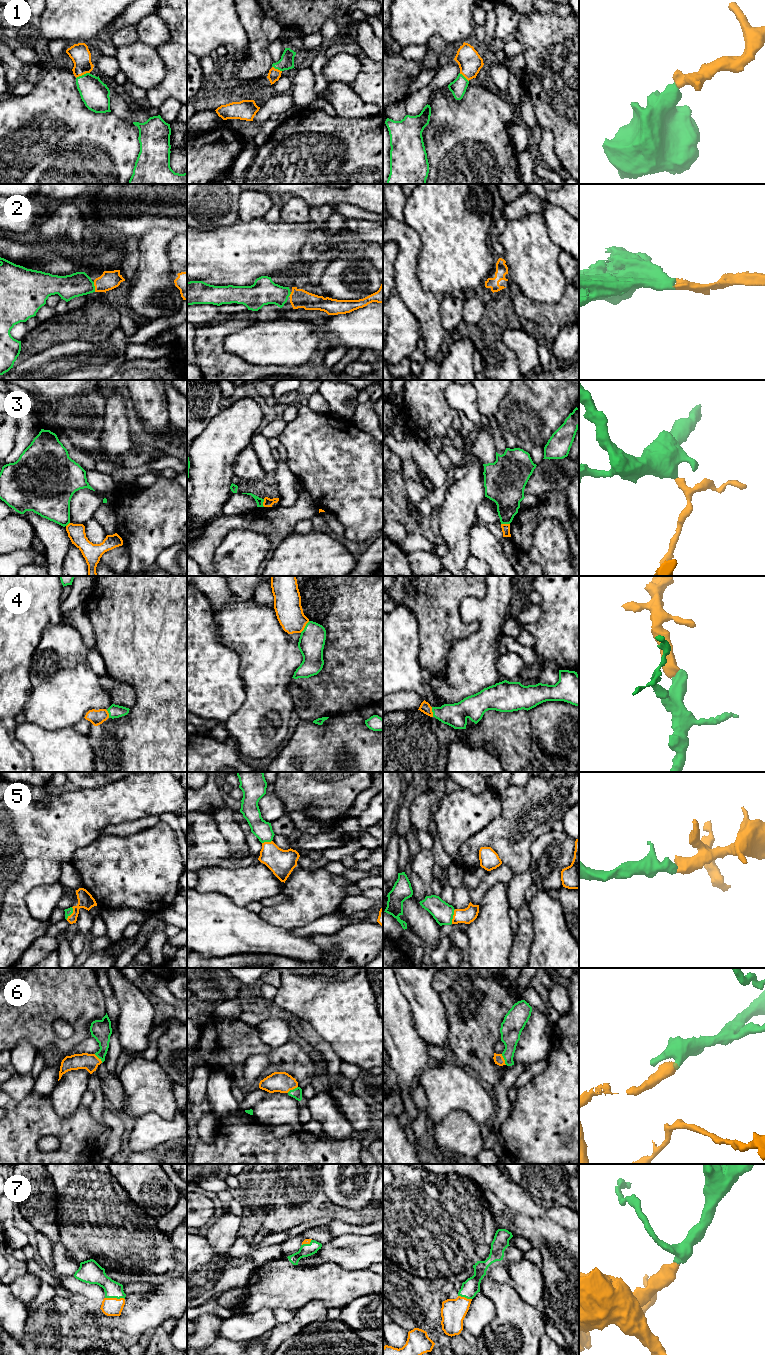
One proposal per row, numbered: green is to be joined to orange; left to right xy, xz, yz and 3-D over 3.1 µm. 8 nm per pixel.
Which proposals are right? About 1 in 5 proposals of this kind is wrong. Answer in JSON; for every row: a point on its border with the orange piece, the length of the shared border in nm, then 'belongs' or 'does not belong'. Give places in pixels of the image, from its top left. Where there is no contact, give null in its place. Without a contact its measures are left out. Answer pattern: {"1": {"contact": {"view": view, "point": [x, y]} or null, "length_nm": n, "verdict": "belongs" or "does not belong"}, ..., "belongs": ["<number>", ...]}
{"1": {"contact": {"view": "xy", "point": [82, 74]}, "length_nm": 120, "verdict": "belongs"}, "2": {"contact": {"view": "xy", "point": [95, 287]}, "length_nm": 80, "verdict": "belongs"}, "3": {"contact": {"view": "yz", "point": [505, 524]}, "length_nm": 70, "verdict": "does not belong"}, "4": {"contact": {"view": "xz", "point": [304, 627]}, "length_nm": 120, "verdict": "belongs"}, "5": {"contact": {"view": "yz", "point": [453, 916]}, "length_nm": 120, "verdict": "belongs"}, "6": {"contact": {"view": "yz", "point": [503, 1059]}, "length_nm": 100, "verdict": "belongs"}, "7": {"contact": {"view": "xy", "point": [115, 1298]}, "length_nm": 160, "verdict": "belongs"}, "belongs": ["1", "2", "4", "5", "6", "7"]}

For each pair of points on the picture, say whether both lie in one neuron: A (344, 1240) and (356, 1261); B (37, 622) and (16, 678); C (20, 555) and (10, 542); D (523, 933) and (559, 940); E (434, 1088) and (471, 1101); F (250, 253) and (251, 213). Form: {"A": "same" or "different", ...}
{"A": "different", "B": "same", "C": "different", "D": "different", "E": "same", "F": "different"}

